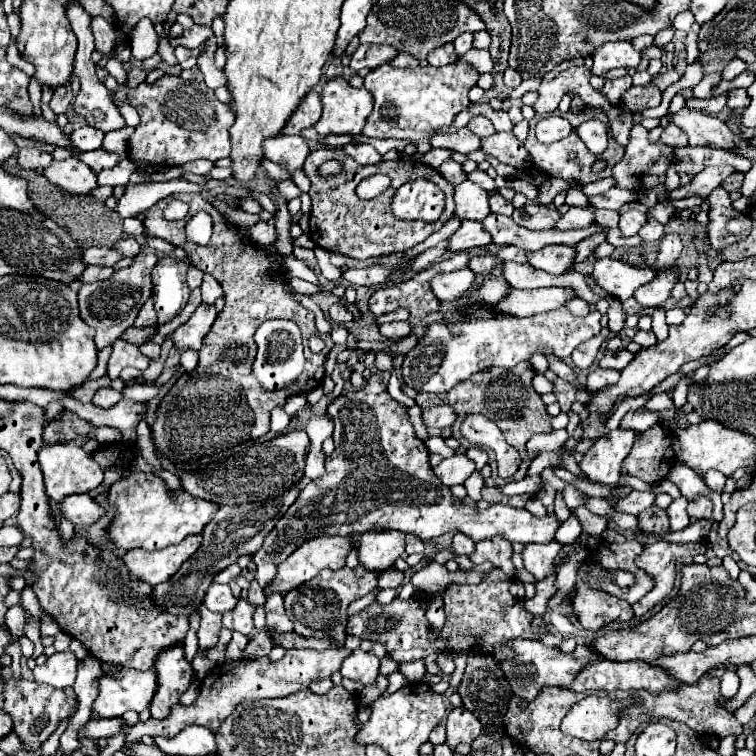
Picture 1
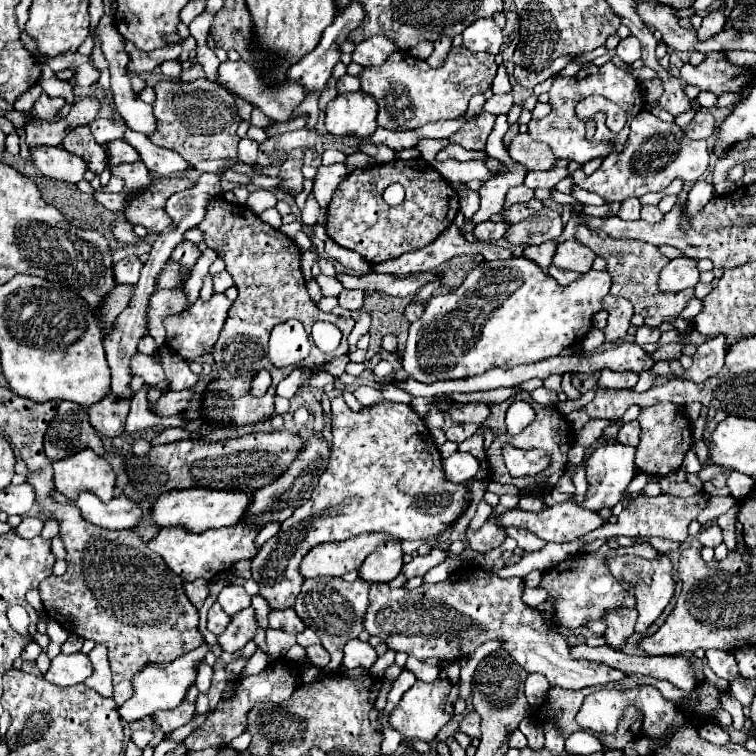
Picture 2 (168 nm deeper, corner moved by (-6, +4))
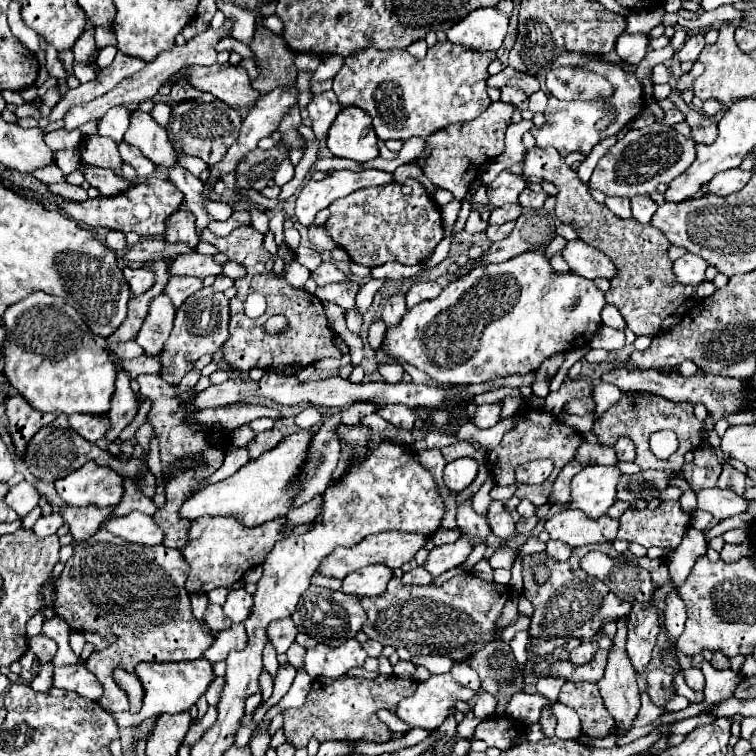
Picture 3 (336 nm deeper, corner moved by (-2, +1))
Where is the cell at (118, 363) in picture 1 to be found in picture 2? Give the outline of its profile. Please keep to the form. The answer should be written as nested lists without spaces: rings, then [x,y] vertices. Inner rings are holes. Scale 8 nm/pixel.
[[[137,352],[135,358],[131,358],[131,374],[141,376],[145,382],[163,382],[163,368],[157,356]]]

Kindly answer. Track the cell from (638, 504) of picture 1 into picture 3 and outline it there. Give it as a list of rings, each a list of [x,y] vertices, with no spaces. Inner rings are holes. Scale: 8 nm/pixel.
[[[701,489],[697,493],[697,509],[709,511],[717,521],[723,521],[727,517],[739,515],[749,509],[749,501],[745,497],[735,495],[733,491],[723,489]]]

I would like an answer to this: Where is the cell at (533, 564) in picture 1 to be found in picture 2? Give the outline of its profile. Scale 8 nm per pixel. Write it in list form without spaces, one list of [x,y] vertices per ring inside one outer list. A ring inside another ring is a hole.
[[[507,528],[505,530],[507,536],[515,538],[517,540],[517,546],[525,552],[535,552],[535,550],[541,550],[545,546],[543,540],[539,540],[535,534],[527,532],[527,530],[521,530],[521,528]]]

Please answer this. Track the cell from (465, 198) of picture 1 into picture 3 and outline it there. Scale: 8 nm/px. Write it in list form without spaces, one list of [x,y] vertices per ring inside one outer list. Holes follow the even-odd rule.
[[[509,171],[499,173],[499,177],[491,183],[489,189],[489,201],[493,207],[501,207],[505,203],[519,203],[519,193],[527,187],[525,179],[519,175],[513,175]]]

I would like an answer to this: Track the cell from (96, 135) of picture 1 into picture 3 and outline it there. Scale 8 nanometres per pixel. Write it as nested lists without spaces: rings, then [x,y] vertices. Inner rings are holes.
[[[121,105],[115,107],[115,109],[109,109],[99,121],[99,135],[111,137],[117,143],[123,141],[123,135],[129,129],[131,113],[133,113],[133,109],[127,109],[127,107],[121,107]]]

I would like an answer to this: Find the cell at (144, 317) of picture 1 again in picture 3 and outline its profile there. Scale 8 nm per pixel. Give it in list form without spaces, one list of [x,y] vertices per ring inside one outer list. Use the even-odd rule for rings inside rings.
[[[171,277],[167,283],[167,295],[171,297],[173,305],[179,307],[189,295],[193,295],[195,291],[199,291],[203,287],[203,279],[197,277]]]

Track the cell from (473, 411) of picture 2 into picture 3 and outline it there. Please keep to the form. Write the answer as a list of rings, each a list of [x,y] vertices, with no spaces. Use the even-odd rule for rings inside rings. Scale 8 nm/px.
[[[495,403],[495,405],[479,405],[473,423],[479,429],[489,429],[489,427],[497,425],[499,419],[501,419],[501,403]]]

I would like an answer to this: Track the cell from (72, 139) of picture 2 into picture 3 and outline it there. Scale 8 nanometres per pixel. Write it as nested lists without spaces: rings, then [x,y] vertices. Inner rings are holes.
[[[81,163],[79,169],[83,171],[83,175],[91,183],[91,187],[99,189],[99,193],[103,197],[115,197],[115,193],[123,193],[123,189],[133,185],[129,179],[117,177],[111,169],[93,167],[93,165],[87,165],[87,163]]]

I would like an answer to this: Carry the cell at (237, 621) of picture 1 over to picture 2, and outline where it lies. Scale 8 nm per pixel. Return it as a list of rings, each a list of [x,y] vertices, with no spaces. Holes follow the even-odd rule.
[[[247,608],[247,610],[241,610],[237,612],[229,626],[225,628],[223,634],[219,634],[219,644],[225,652],[235,652],[235,650],[241,650],[249,640],[253,640],[255,632],[257,632],[257,620],[255,620],[255,612],[253,608]]]

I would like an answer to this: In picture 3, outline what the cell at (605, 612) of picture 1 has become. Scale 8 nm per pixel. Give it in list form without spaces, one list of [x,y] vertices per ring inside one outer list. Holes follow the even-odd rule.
[[[623,619],[617,621],[619,629],[613,637],[613,647],[609,653],[609,663],[601,681],[597,681],[599,693],[611,717],[615,717],[617,729],[629,731],[633,727],[633,719],[639,713],[639,689],[635,683],[635,671],[625,653],[627,639],[627,623]]]

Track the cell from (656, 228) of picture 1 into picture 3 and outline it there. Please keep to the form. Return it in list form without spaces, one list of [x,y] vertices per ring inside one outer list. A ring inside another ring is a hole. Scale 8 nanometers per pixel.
[[[643,195],[643,197],[633,197],[633,199],[631,199],[631,209],[633,209],[633,215],[637,215],[635,221],[639,221],[639,223],[649,223],[651,217],[655,215],[655,211],[657,211],[657,203],[655,203],[651,197],[647,197],[647,195]]]

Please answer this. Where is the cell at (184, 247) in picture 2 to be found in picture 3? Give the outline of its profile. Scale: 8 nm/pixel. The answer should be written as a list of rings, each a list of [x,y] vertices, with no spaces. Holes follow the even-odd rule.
[[[175,211],[173,215],[167,217],[165,221],[167,229],[165,229],[165,241],[175,243],[175,241],[185,241],[189,245],[197,245],[199,237],[197,237],[197,229],[195,229],[195,215],[189,211]]]

